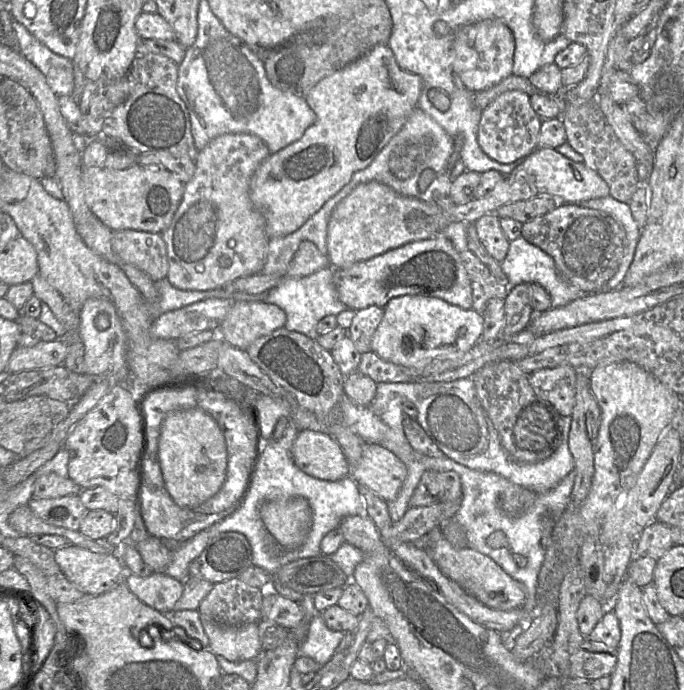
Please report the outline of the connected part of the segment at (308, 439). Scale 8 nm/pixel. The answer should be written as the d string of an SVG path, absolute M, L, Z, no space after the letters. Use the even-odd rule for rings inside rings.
M299 431L292 445L292 457L303 472L317 479L337 481L351 472L346 455L328 433Z

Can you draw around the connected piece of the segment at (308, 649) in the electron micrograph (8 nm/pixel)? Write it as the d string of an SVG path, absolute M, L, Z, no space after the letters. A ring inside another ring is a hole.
M318 613L310 623L309 631L300 645L298 656L309 657L322 666L332 658L344 634L342 631L329 629L322 614Z

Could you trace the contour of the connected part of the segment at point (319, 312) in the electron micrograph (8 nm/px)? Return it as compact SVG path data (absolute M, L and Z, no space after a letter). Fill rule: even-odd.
M328 266L309 276L299 278L286 278L276 287L267 292L265 302L274 304L286 313L286 323L284 327L291 331L302 333L315 339L316 325L325 316L337 316L348 307L342 303L338 297L335 281L335 269Z

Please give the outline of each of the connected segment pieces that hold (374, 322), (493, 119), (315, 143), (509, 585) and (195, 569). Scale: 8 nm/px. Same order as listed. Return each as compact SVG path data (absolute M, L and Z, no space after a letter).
M370 306L356 311L348 336L360 354L371 351L372 337L384 317L384 308Z
M521 91L504 92L481 111L477 141L488 157L498 163L510 164L536 150L541 123L542 119L531 106L528 94Z
M380 44L355 62L323 78L304 97L316 115L313 125L296 142L271 154L258 167L250 183L250 198L263 214L268 237L282 237L299 229L353 174L368 167L418 108L423 82L419 75L400 68L388 44Z
M439 527L435 528L425 537L425 539L419 539L416 544L421 544L421 547L429 552L431 558L443 574L451 578L466 592L471 594L479 602L486 605L487 607L502 611L512 611L521 609L523 607L526 601L526 591L522 583L508 575L493 559L482 554L481 552L471 548L457 548L453 546L441 534L439 529Z
M224 532L212 538L200 556L189 565L189 577L205 579L215 585L238 578L252 565L252 549L248 539L239 532Z

